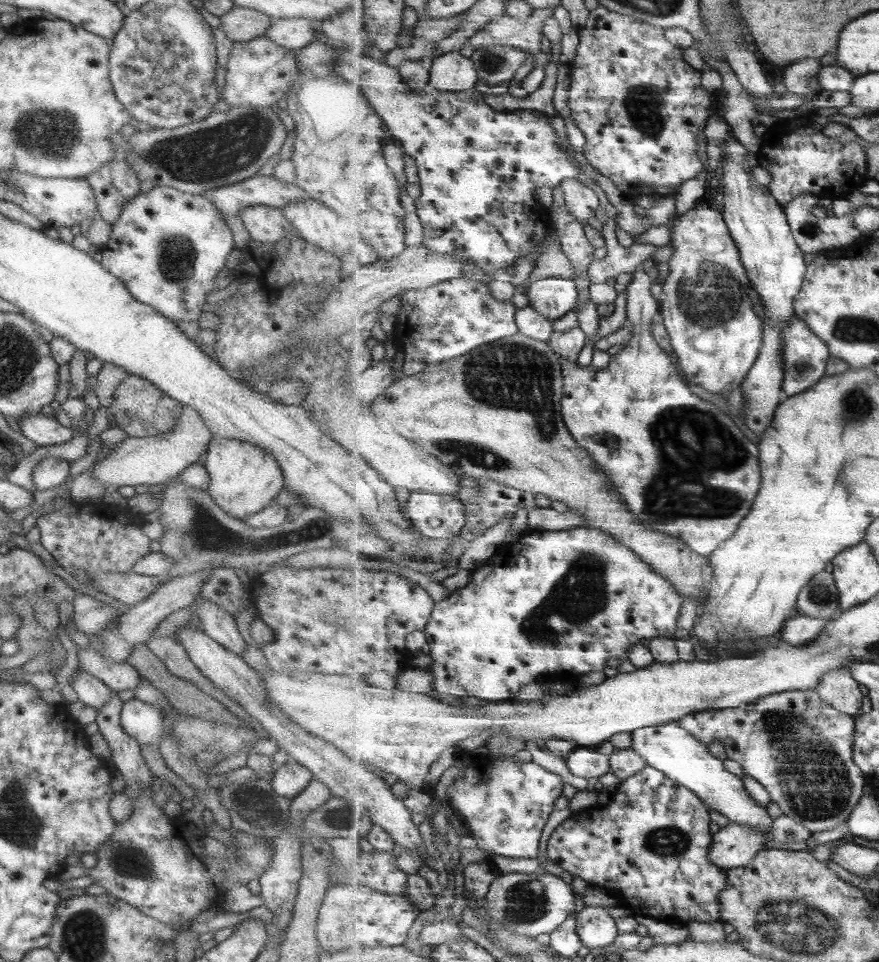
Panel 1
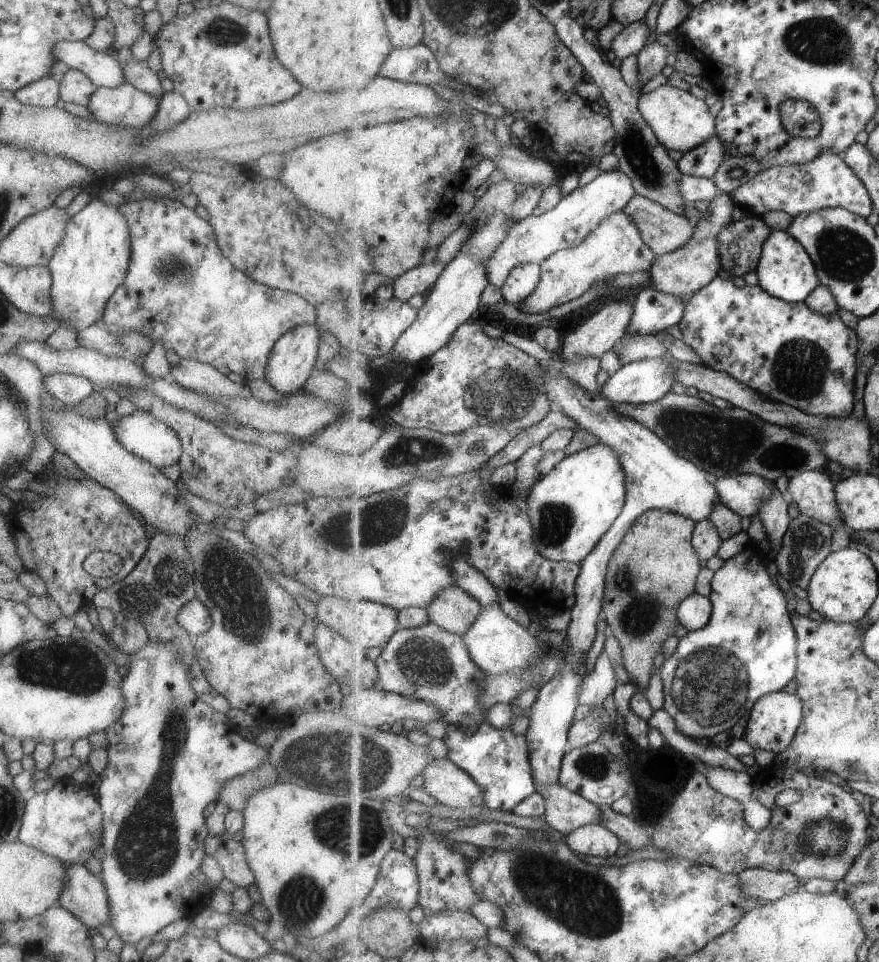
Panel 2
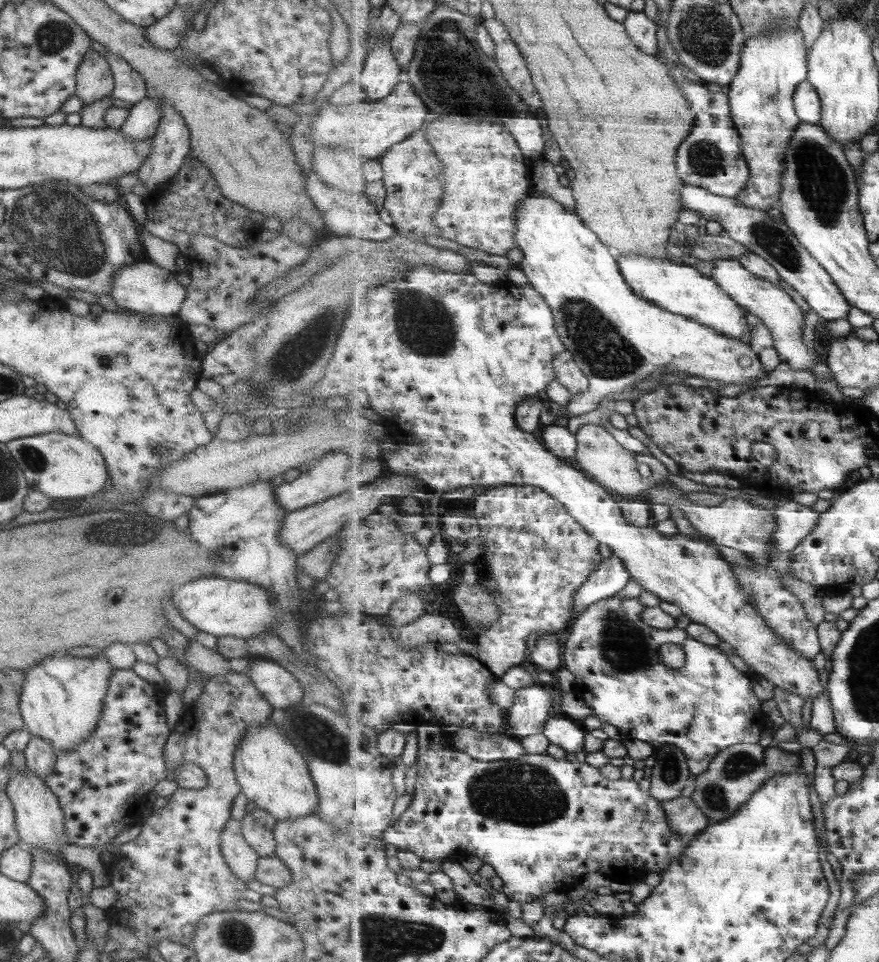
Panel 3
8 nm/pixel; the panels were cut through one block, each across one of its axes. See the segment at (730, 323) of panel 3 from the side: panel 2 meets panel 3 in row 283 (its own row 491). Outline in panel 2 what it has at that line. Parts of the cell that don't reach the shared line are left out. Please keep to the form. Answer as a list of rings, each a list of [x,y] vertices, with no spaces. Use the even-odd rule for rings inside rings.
[[[541,362],[543,380],[547,384],[545,392],[551,396],[551,402],[559,402],[561,409],[567,412],[567,416],[573,416],[573,420],[577,420],[579,426],[597,434],[601,443],[615,448],[623,462],[623,470],[627,472],[627,504],[623,508],[623,516],[615,520],[611,532],[607,532],[607,536],[599,540],[595,550],[582,562],[582,571],[576,582],[578,600],[570,609],[571,621],[565,630],[565,640],[556,654],[559,672],[551,682],[540,689],[535,704],[530,708],[531,726],[526,735],[527,740],[530,740],[531,766],[536,786],[545,788],[560,782],[561,765],[568,753],[565,747],[575,711],[579,706],[579,692],[585,687],[585,660],[597,638],[597,618],[603,610],[607,566],[623,536],[643,512],[659,509],[686,516],[698,523],[710,518],[720,499],[718,489],[715,488],[715,478],[704,468],[699,468],[698,465],[679,456],[675,449],[647,426],[615,412],[614,402],[607,400],[602,393],[589,392],[581,388],[577,382],[563,374],[563,369],[557,370],[548,362]]]

